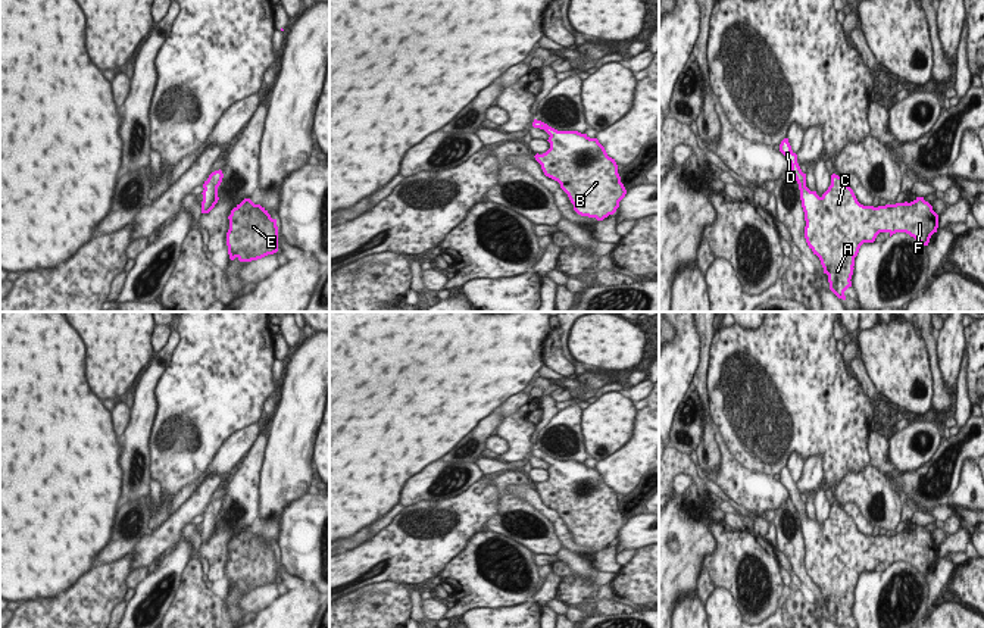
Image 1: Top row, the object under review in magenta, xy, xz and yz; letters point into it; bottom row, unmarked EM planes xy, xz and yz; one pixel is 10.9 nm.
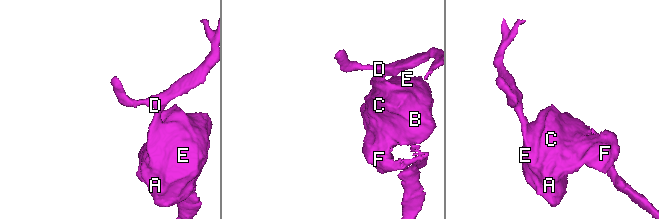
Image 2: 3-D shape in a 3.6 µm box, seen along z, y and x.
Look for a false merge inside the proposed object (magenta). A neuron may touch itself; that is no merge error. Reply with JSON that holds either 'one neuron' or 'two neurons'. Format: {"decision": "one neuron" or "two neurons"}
{"decision": "one neuron"}

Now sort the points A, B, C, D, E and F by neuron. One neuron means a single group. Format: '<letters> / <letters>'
A B C D E F

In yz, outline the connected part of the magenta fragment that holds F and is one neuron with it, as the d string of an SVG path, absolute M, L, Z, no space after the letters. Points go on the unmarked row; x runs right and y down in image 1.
M788 468L780 474L780 481L791 494L799 513L805 541L805 568L828 604L830 619L846 628L844 621L852 616L855 587L863 572L874 572L880 562L906 562L922 575L938 557L938 544L933 535L916 527L913 531L885 535L863 535L841 506L833 503L831 515L819 527L806 516L806 503L797 493Z

